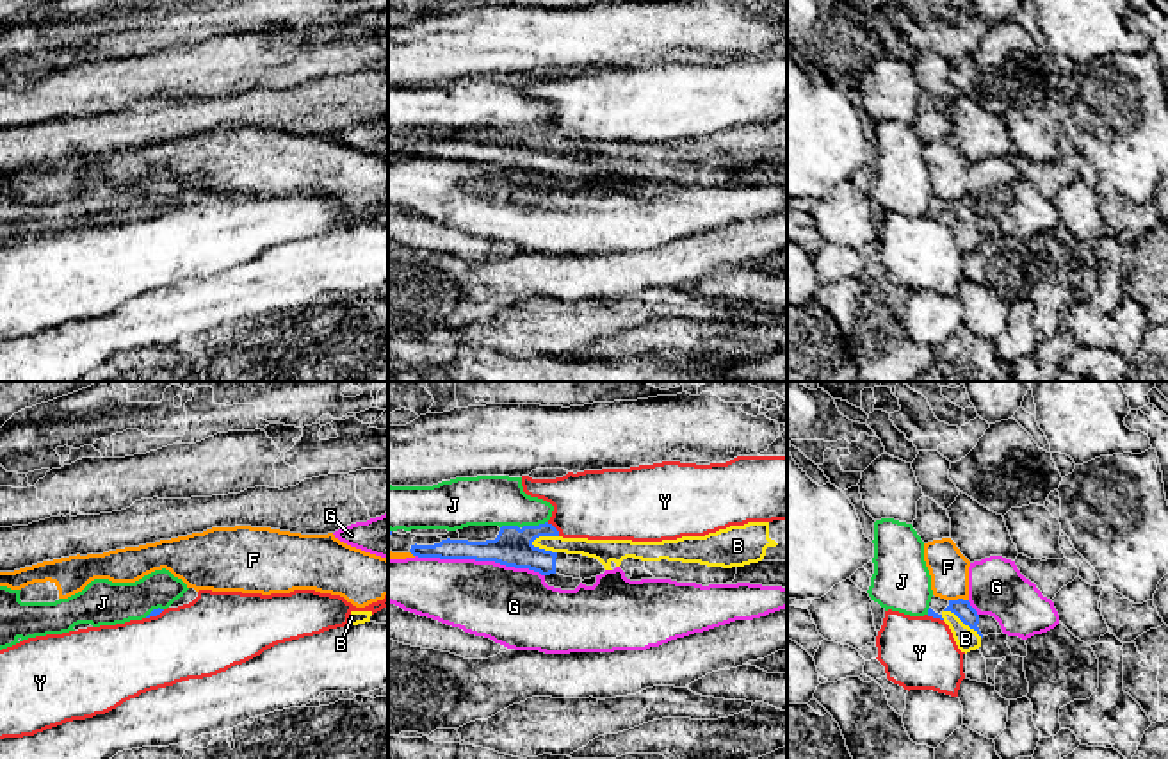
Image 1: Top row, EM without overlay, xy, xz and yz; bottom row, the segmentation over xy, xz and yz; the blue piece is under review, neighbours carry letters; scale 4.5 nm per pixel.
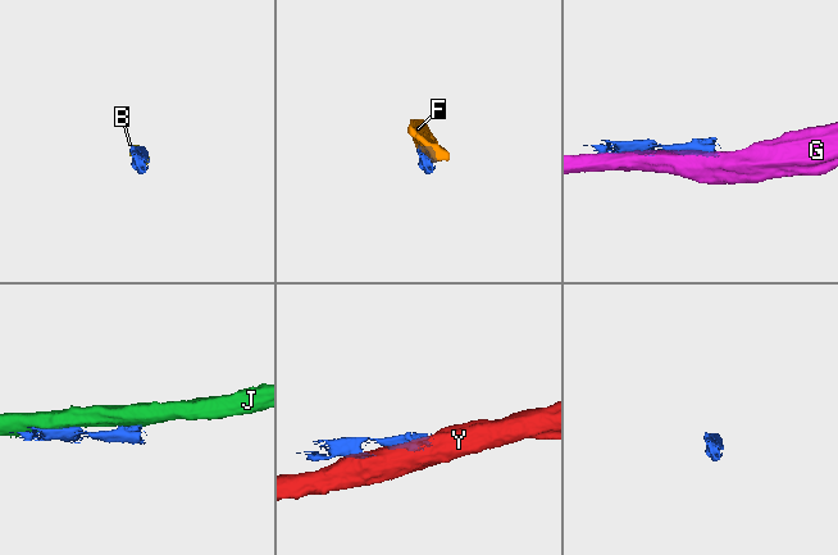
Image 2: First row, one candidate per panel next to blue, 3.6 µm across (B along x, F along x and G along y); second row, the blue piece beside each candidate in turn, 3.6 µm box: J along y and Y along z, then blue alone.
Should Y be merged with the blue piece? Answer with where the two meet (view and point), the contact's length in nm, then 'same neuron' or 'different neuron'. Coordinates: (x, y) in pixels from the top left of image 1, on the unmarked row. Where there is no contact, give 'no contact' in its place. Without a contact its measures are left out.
contact xz (554, 129); length 90 nm; different neuron

